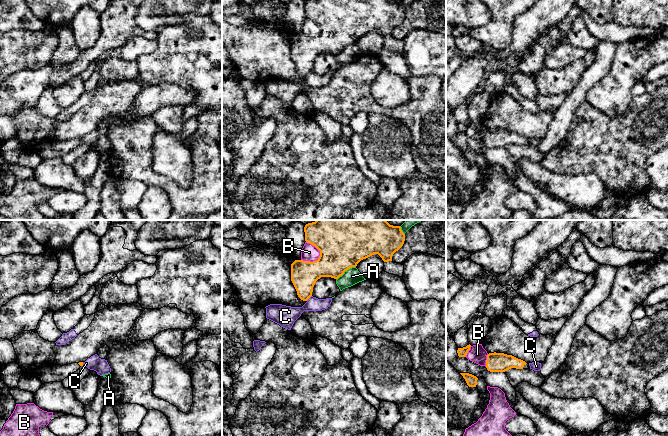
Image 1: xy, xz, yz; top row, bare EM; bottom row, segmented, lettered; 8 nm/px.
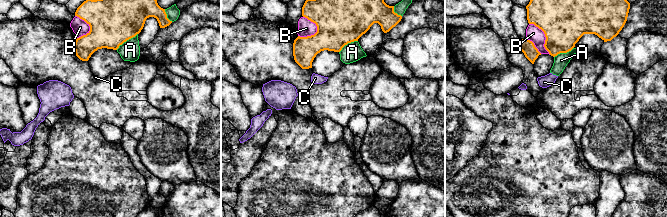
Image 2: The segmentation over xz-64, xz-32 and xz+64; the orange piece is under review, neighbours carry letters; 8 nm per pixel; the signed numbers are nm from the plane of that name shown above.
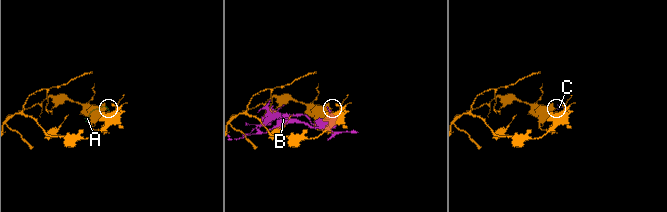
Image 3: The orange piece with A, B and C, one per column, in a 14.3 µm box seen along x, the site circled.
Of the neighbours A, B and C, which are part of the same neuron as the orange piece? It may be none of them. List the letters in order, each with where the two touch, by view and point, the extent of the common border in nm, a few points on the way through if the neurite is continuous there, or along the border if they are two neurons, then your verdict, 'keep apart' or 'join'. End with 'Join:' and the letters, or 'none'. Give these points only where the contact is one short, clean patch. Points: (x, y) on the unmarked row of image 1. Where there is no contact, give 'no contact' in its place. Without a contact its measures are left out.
A: contact xz (345, 46); length 190 nm; keep apart
B: contact xz (317, 24); length 180 nm; keep apart
C: contact xz (308, 74); length 60 nm; border xz (311, 71), (306, 76); keep apart
Join: none

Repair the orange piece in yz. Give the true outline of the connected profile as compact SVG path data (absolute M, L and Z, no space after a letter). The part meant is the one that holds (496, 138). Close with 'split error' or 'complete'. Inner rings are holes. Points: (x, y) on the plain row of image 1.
M489 129L486 136L486 144L490 148L505 148L511 144L523 145L527 139L512 131L504 129Z; complete

